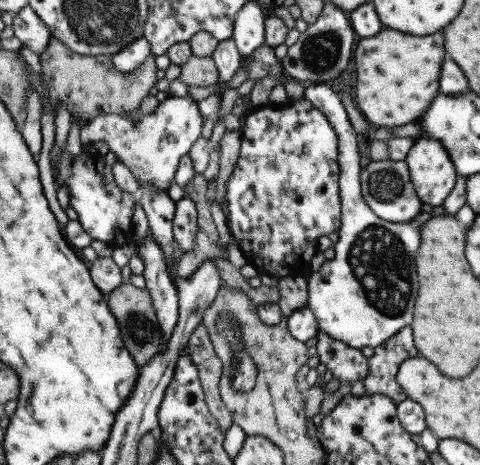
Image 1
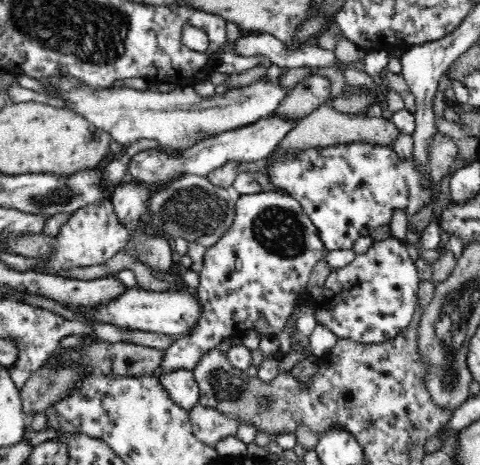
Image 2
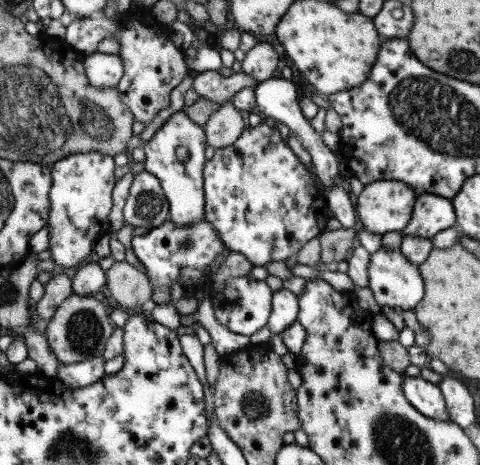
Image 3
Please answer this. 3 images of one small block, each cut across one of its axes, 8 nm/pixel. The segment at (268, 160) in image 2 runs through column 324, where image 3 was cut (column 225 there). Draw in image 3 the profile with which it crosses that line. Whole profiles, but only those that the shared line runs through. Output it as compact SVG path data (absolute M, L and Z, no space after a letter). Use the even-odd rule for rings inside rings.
M233 102L225 104L219 112L213 112L211 114L211 122L207 122L205 130L207 130L207 146L215 148L215 150L221 150L221 148L227 148L231 144L235 144L247 130L247 114L243 114Z

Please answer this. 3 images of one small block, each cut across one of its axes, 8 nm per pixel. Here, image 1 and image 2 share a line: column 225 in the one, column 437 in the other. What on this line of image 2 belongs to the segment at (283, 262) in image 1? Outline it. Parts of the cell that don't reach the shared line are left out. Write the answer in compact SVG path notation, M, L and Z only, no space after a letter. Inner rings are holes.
M362 142L352 144L338 144L338 146L326 146L326 148L310 148L300 152L298 156L284 156L276 160L268 172L270 184L276 192L286 192L298 198L302 208L306 210L306 216L318 226L318 232L322 234L322 242L330 250L352 250L352 244L358 236L372 236L376 228L390 226L392 216L396 210L404 210L410 218L420 212L430 202L436 202L432 194L438 190L430 184L430 190L422 188L420 174L414 168L414 160L402 160L394 148L386 146L372 146Z

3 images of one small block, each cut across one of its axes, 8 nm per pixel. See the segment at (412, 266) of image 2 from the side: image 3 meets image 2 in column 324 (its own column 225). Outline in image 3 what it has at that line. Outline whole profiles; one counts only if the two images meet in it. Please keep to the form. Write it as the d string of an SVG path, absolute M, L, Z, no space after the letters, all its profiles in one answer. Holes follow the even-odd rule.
M251 274L227 280L223 294L217 296L217 300L213 298L217 320L237 334L253 336L261 328L269 326L269 320L273 314L273 294L275 294L275 290L265 280L255 280L255 278L251 278Z

